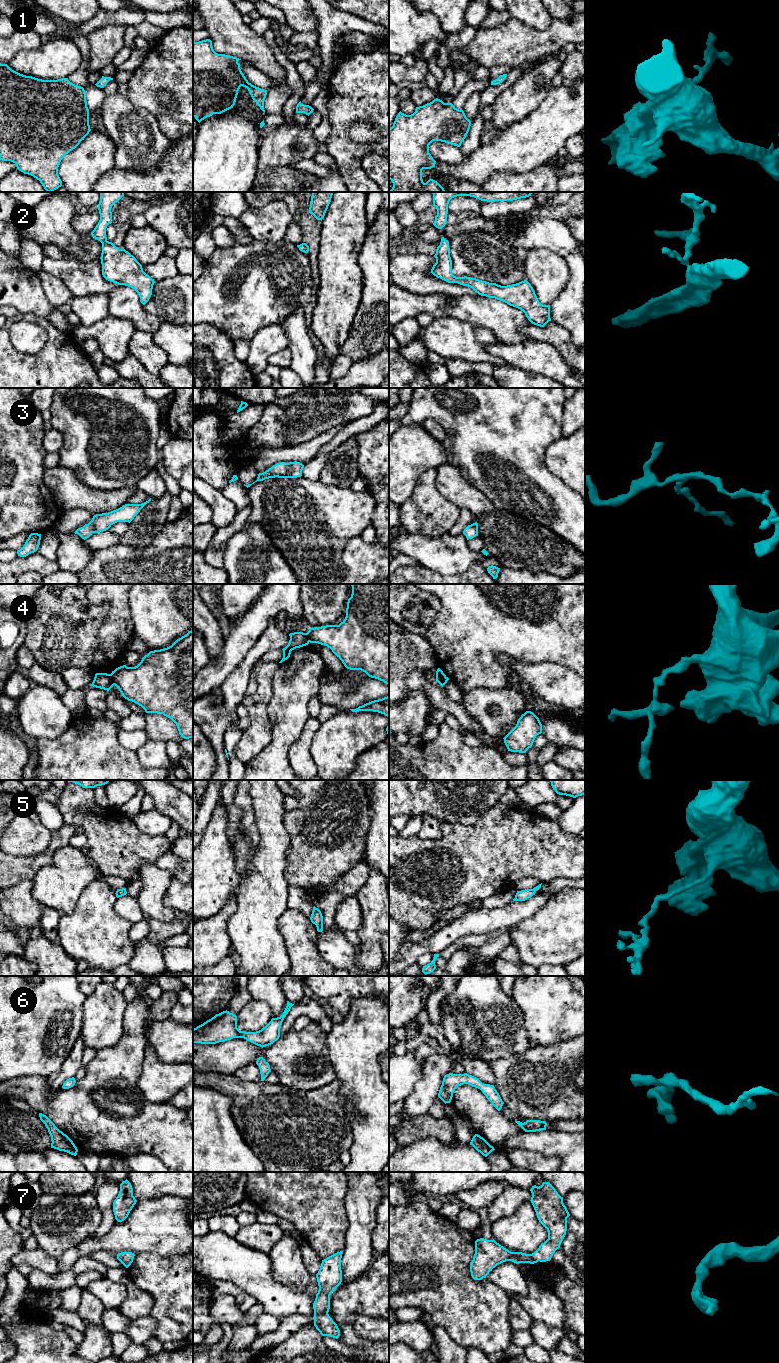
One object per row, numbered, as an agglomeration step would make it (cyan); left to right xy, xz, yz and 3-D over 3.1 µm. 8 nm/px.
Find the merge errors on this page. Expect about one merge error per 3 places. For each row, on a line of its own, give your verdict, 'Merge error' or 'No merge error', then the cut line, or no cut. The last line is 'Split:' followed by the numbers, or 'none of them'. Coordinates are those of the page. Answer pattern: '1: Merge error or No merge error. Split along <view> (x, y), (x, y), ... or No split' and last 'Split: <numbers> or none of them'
1: No merge error. No split
2: No merge error. No split
3: No merge error. No split
4: Merge error. Split along xy (110, 674), (114, 684)
5: No merge error. No split
6: No merge error. No split
7: No merge error. No split
Split: 4

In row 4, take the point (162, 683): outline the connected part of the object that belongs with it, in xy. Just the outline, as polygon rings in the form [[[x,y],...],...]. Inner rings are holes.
[[[193,630],[167,648],[150,651],[135,667],[116,668],[111,677],[125,699],[138,704],[146,713],[170,718],[182,738],[193,738]]]

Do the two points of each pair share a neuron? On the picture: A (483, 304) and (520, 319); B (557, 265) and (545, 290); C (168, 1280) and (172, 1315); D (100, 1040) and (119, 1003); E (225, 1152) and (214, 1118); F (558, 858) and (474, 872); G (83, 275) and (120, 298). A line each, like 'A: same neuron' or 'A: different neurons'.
A: same neuron
B: same neuron
C: same neuron
D: same neuron
E: same neuron
F: same neuron
G: different neurons

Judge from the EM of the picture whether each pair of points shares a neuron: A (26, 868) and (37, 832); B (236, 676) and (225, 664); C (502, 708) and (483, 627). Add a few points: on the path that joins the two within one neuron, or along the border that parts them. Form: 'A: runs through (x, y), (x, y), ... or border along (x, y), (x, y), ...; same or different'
A: border along (50, 842), (39, 854), (10, 855); different
B: border along (247, 653), (218, 687); different
C: border along (475, 687), (513, 689); different

